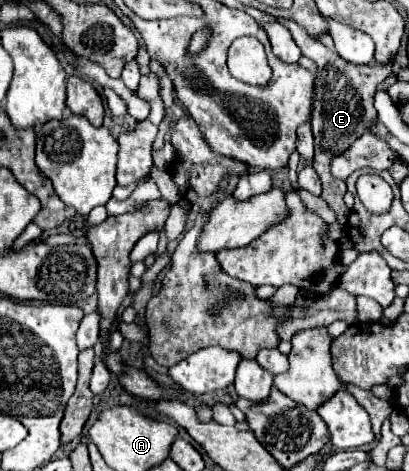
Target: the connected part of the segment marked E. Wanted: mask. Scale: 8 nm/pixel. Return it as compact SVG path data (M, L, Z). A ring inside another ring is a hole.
M280 18L278 22L282 22L292 32L292 38L300 46L302 54L308 56L310 60L314 60L318 66L316 82L314 82L314 110L310 116L314 142L316 142L314 170L322 178L322 188L324 188L322 198L334 210L336 222L346 224L346 218L350 214L350 210L346 208L346 204L342 200L346 194L346 184L342 180L333 178L330 173L330 160L334 156L342 154L342 150L348 150L362 134L366 134L374 126L374 122L378 118L378 112L374 108L374 94L378 90L378 84L384 82L388 74L392 74L392 64L388 64L388 66L354 66L350 62L344 62L334 50L328 50L326 46L322 46L316 38L308 36L306 30L302 30L294 20Z

